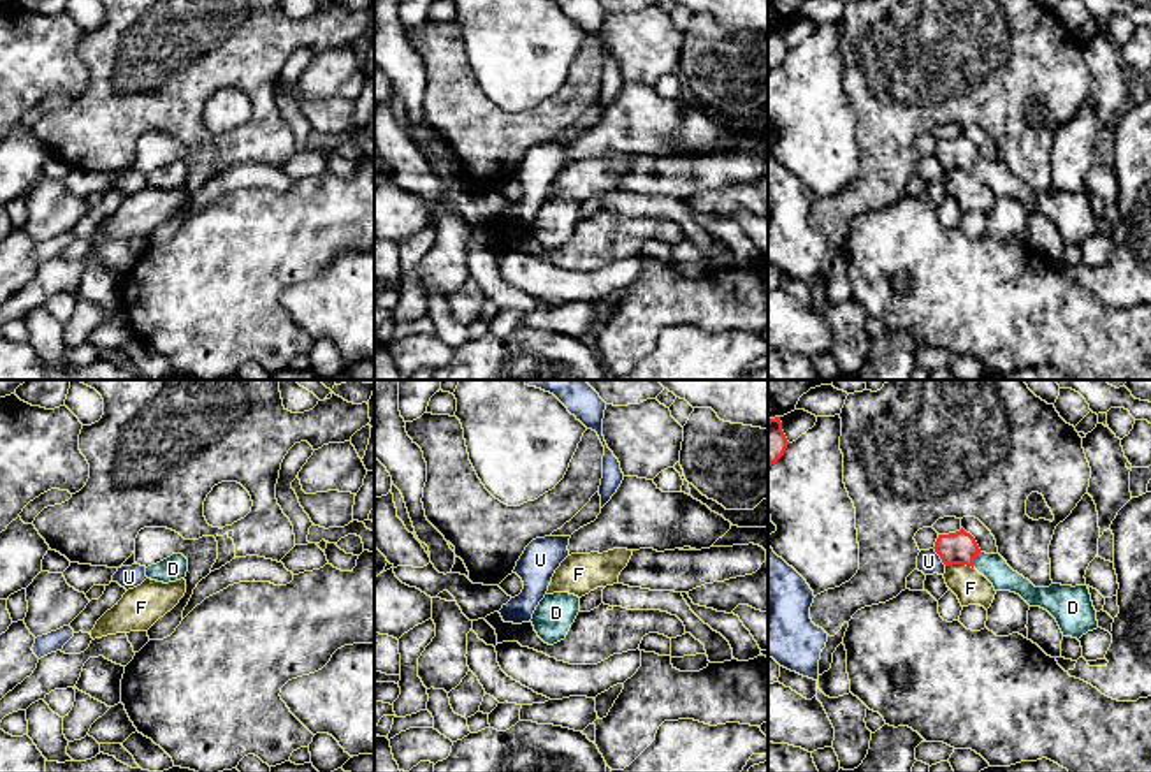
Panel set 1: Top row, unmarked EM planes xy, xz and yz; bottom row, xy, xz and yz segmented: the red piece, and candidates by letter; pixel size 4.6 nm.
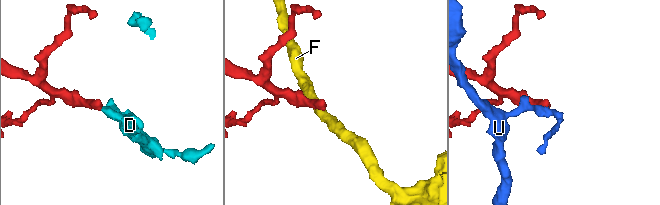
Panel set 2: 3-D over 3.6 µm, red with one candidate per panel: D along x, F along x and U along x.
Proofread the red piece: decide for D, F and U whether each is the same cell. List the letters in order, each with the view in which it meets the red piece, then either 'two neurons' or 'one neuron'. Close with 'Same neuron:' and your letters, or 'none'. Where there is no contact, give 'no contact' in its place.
D: yz | one neuron
F: yz | two neurons
U: yz | two neurons
Same neuron: D

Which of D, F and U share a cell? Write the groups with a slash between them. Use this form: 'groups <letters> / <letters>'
groups D / F / U

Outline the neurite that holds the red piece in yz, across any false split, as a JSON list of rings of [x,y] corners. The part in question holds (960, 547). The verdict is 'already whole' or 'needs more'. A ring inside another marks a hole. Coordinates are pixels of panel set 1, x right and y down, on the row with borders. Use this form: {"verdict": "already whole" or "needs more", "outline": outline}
{"verdict": "needs more", "outline": [[[963,528],[956,533],[938,535],[933,549],[945,566],[972,566],[993,584],[995,591],[1016,593],[1030,607],[1047,610],[1056,619],[1063,637],[1079,640],[1098,628],[1097,610],[1086,584],[1035,587],[1028,579],[1014,572],[1000,554],[982,552],[975,538]]]}

